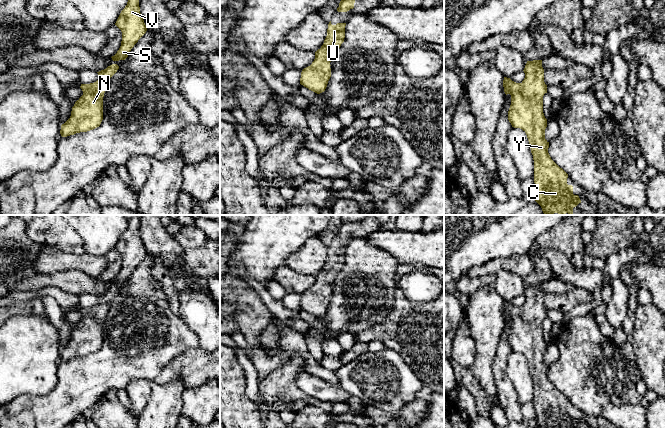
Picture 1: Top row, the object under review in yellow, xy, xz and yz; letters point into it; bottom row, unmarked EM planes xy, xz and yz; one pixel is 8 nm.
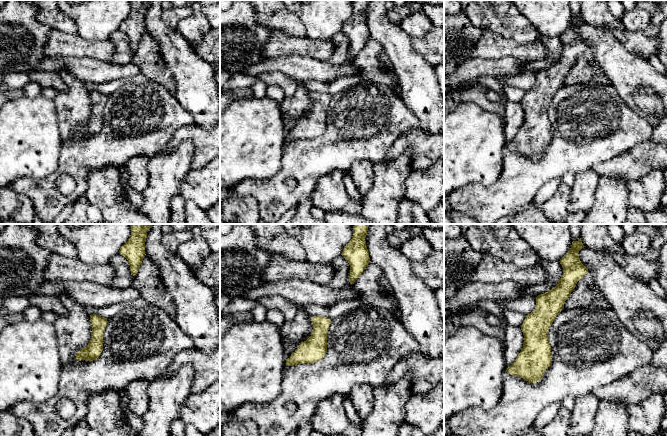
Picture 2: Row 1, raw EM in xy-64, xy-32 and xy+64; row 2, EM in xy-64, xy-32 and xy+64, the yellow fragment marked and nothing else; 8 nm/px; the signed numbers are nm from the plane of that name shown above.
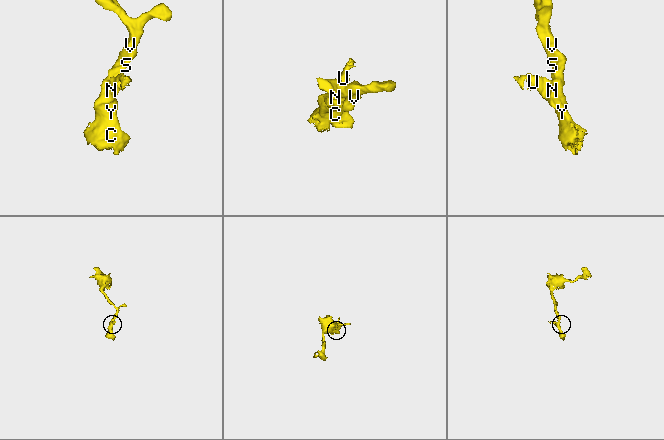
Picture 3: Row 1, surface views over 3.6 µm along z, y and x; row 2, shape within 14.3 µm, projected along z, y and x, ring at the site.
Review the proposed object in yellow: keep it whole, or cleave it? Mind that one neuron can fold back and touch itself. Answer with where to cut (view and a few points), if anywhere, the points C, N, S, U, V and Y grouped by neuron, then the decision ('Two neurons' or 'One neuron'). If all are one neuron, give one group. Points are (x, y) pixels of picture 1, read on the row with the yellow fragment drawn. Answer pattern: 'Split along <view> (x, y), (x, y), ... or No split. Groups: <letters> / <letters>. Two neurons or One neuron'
No split. Groups: C N S U V Y. One neuron

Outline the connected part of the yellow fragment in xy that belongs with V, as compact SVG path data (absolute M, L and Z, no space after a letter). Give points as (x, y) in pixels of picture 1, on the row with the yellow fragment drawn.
M128 0L115 25L122 32L122 41L119 50L111 58L113 61L125 60L134 45L147 31L140 13L139 0Z

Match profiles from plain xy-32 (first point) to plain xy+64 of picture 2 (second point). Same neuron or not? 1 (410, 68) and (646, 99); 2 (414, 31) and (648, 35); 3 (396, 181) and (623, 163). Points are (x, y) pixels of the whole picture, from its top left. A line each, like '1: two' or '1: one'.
1: one
2: two
3: two

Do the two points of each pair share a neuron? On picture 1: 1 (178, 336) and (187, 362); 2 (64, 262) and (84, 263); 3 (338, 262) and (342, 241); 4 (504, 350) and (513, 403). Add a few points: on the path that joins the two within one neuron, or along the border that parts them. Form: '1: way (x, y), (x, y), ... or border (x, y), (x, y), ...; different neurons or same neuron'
1: border (199, 346), (177, 355), (165, 367); different neurons
2: way (69, 262), (79, 262); same neuron
3: way (336, 257), (338, 246); same neuron
4: way (500, 363), (500, 380), (506, 390); same neuron

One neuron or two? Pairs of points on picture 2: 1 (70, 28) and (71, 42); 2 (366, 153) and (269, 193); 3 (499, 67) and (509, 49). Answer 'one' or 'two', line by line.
1: two
2: one
3: two

